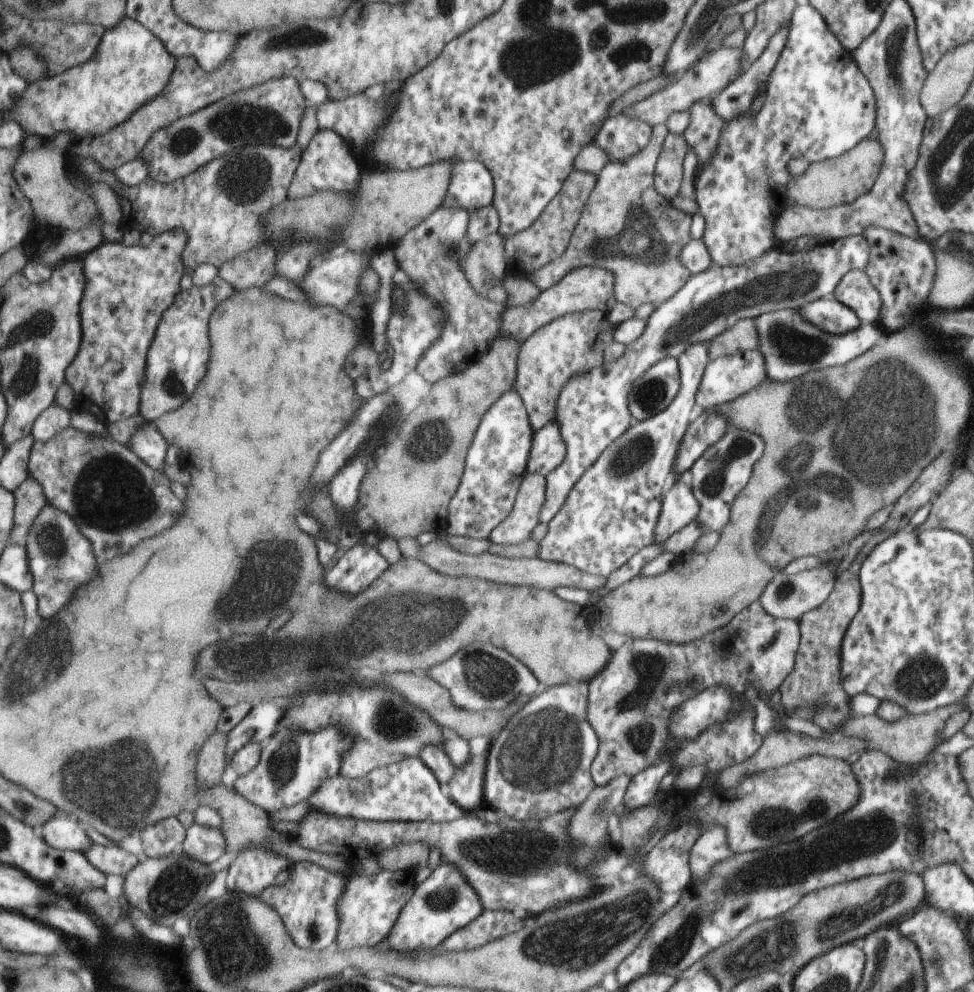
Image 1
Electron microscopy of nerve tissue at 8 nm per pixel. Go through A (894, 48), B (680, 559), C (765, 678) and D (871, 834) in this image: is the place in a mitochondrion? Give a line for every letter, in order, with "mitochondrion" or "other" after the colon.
A: mitochondrion
B: other
C: other
D: mitochondrion

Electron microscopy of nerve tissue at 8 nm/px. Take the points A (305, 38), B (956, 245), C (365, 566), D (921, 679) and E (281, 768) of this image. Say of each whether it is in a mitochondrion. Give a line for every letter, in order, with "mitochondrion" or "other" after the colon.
A: mitochondrion
B: other
C: other
D: mitochondrion
E: mitochondrion

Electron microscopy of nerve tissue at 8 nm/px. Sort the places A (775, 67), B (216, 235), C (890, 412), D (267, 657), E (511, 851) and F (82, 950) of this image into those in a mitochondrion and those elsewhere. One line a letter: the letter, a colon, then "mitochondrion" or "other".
A: other
B: other
C: mitochondrion
D: mitochondrion
E: mitochondrion
F: other

